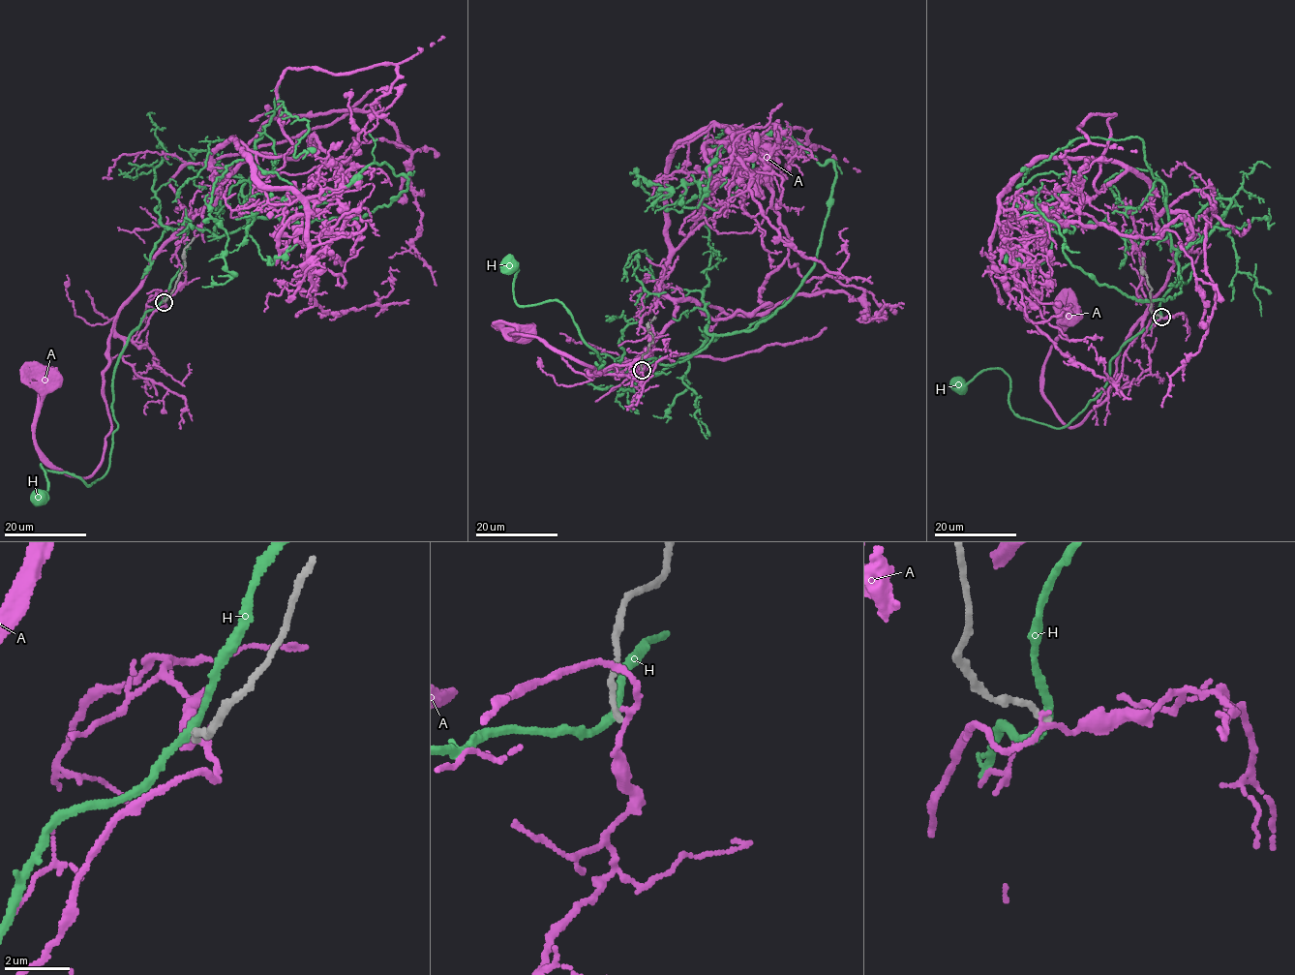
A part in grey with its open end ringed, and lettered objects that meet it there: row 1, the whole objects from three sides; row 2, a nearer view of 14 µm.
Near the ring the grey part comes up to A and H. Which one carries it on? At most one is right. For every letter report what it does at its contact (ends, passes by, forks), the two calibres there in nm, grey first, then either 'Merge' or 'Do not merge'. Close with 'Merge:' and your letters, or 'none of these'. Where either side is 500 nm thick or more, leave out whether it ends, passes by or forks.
A: It passes by. Thickness 180 nm (grey) against 160 nm. Do not merge
H: It passes by. Thickness 180 nm (grey) against 240 nm. Do not merge
Merge: none of these

